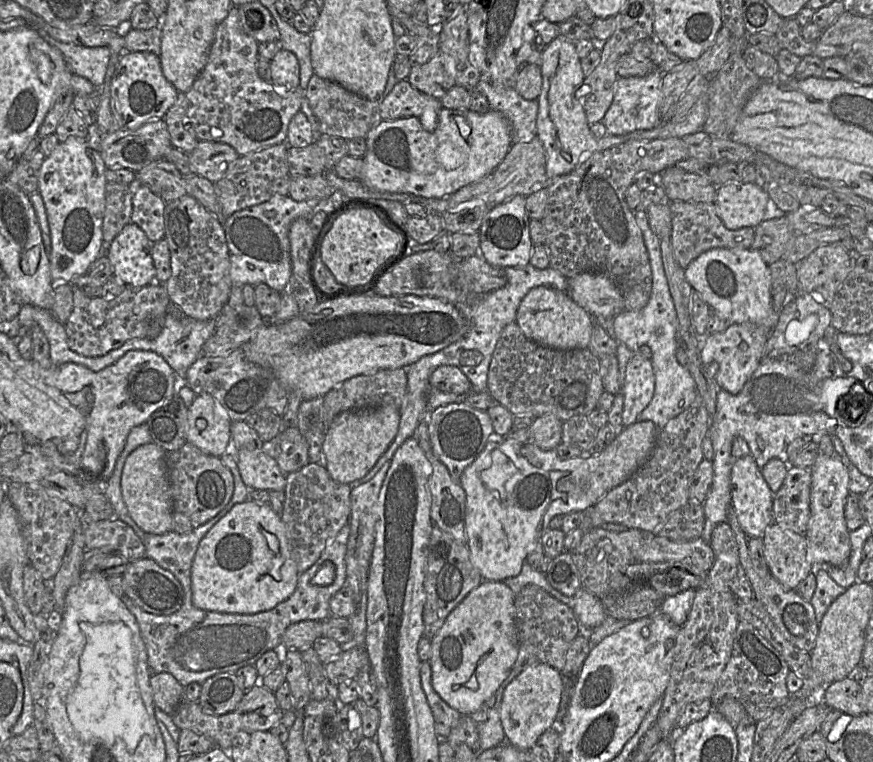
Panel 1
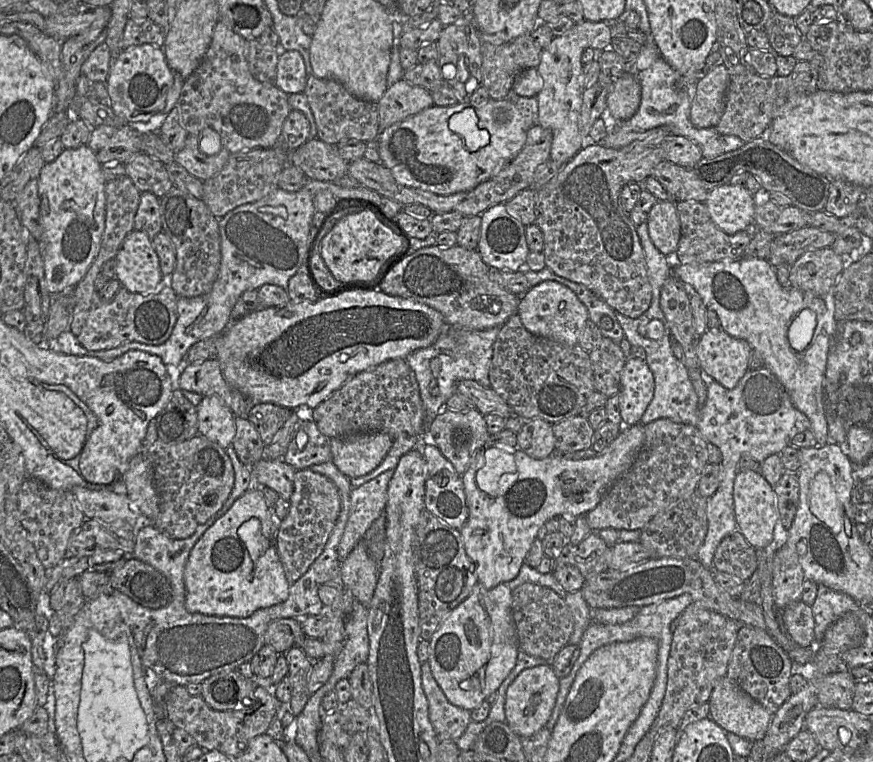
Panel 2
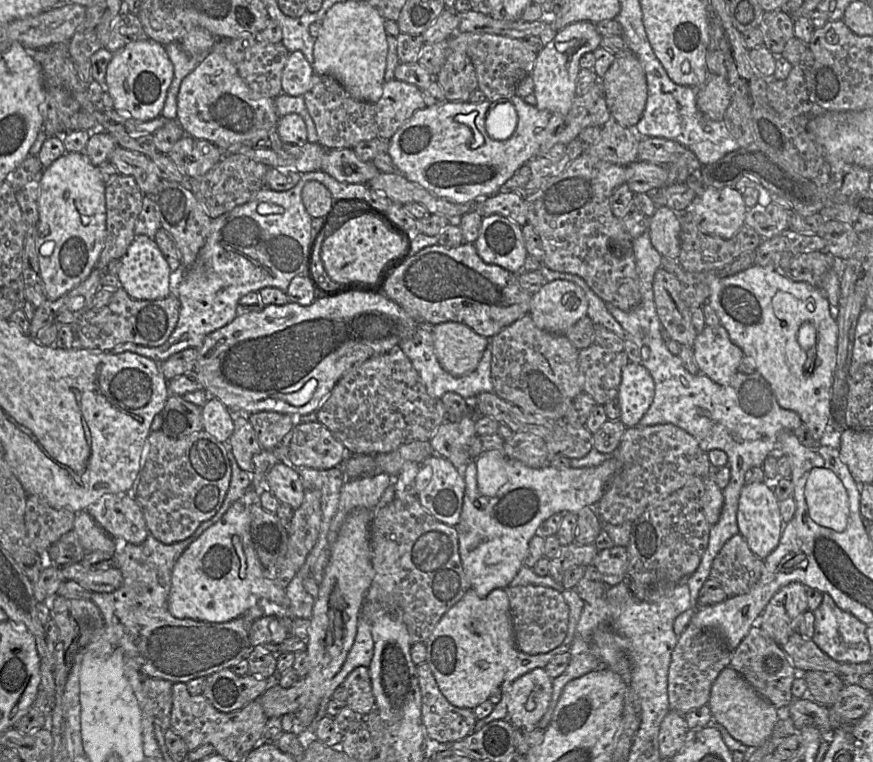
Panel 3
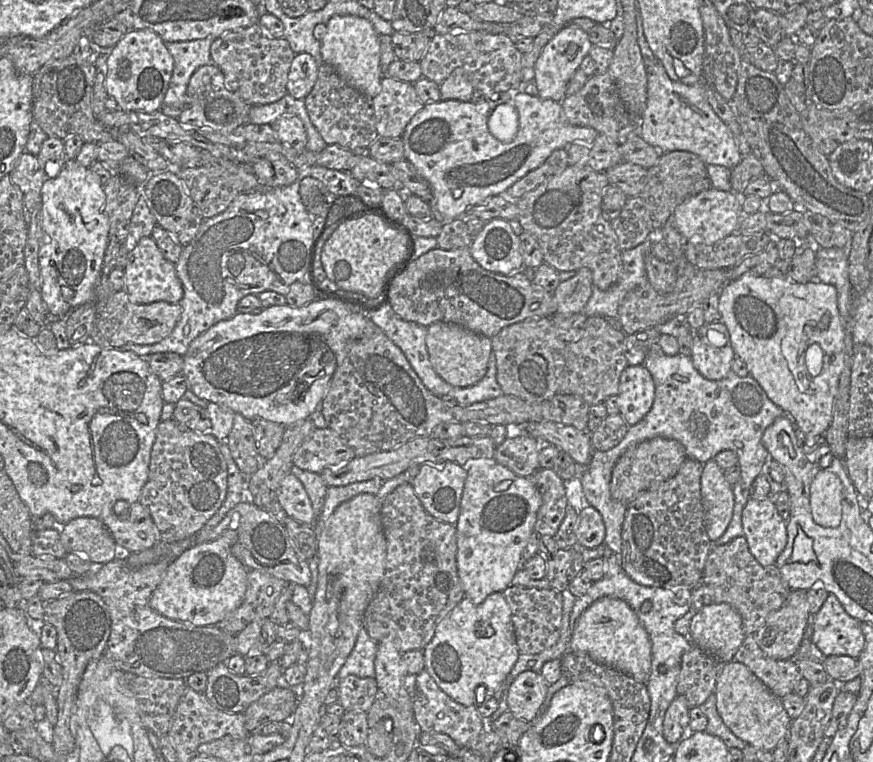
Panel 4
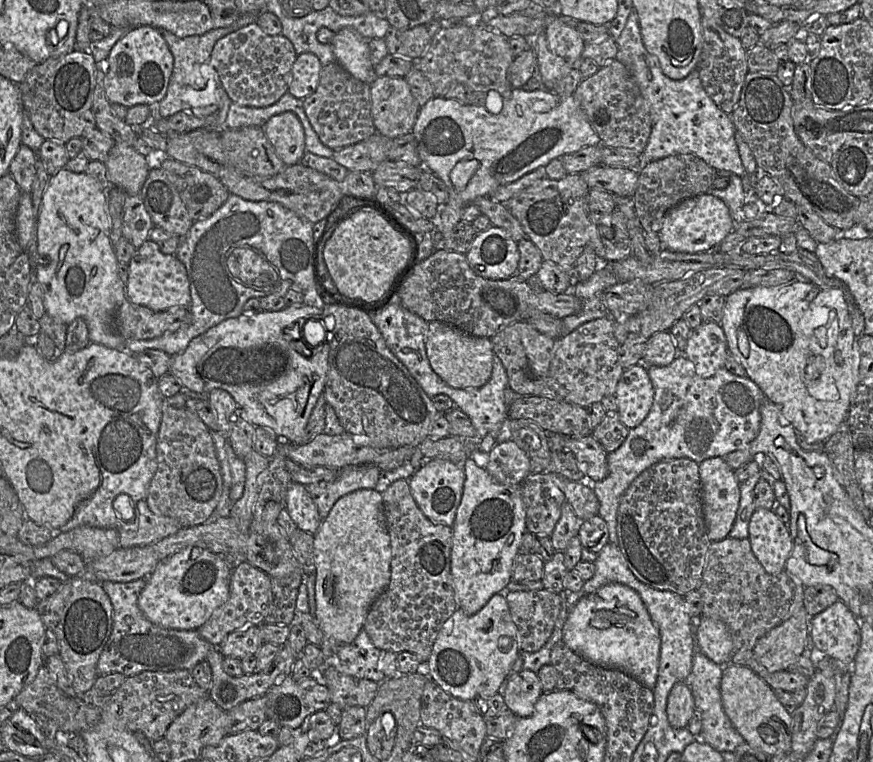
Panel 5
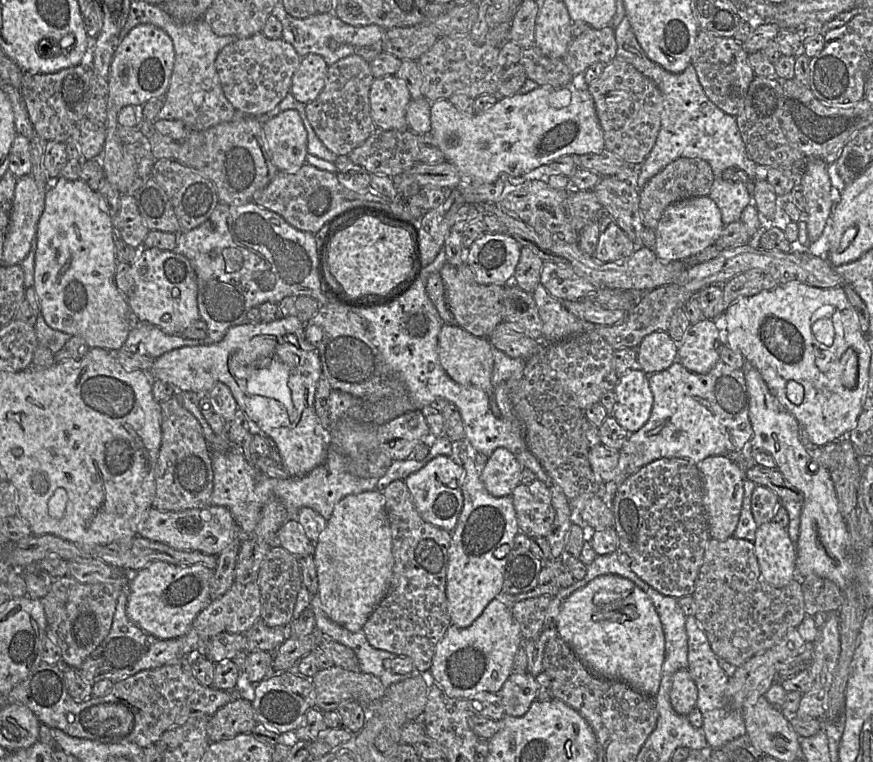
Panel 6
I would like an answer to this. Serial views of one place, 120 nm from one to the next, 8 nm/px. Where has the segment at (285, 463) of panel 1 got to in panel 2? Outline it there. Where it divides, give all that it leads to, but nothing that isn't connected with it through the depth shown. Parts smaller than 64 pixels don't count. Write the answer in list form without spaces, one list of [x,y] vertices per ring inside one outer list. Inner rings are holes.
[[[298,420],[282,460],[295,470],[331,461],[330,439],[320,433],[313,421]]]

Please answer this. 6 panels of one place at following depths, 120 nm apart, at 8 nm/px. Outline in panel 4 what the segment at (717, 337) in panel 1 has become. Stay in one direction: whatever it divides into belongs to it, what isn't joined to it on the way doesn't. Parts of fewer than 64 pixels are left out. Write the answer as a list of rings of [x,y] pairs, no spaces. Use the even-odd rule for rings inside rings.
[[[722,321],[705,323],[701,328],[694,330],[690,358],[694,367],[708,380],[717,381],[728,375],[732,370],[732,362],[736,354],[731,344],[729,331]],[[710,329],[724,334],[725,346],[716,347],[710,343],[707,337]]]

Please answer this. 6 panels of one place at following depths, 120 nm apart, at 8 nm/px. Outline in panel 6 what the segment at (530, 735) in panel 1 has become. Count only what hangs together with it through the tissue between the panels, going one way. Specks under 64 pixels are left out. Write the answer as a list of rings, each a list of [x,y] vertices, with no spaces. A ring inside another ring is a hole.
[[[529,672],[512,673],[499,691],[505,714],[514,717],[524,716],[529,710],[532,702],[534,700],[537,700],[536,698],[538,690],[539,684],[536,681],[536,678],[532,676]]]

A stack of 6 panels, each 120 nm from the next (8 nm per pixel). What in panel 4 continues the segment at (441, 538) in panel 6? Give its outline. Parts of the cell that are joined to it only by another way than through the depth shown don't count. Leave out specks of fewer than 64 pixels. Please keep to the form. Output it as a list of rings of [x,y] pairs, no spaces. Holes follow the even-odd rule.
[[[409,482],[395,488],[381,501],[380,514],[387,545],[385,572],[377,592],[365,610],[363,627],[377,643],[384,638],[394,638],[394,644],[401,653],[424,650],[440,621],[465,596],[456,565],[456,528],[455,525],[428,514]]]

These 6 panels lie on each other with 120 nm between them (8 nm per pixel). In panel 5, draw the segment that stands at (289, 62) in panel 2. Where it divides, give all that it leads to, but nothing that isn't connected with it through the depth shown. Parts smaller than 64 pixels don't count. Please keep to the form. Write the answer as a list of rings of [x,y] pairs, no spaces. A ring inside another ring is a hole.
[[[313,53],[297,55],[292,67],[288,92],[301,100],[312,95],[319,84],[322,65]]]

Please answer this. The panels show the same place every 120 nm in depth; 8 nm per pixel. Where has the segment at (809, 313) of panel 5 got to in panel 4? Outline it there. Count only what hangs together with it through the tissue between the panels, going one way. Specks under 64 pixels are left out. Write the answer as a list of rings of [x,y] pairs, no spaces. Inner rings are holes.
[[[743,275],[721,288],[719,311],[736,357],[746,363],[749,375],[760,384],[769,399],[805,433],[808,445],[813,445],[817,437],[824,436],[832,422],[839,378],[845,366],[845,323],[839,312],[835,286],[820,281],[797,283],[778,277]],[[824,314],[830,316],[830,322],[826,329],[819,329],[817,324]],[[811,344],[819,344],[824,352],[823,369],[815,377],[805,375],[806,351]]]

